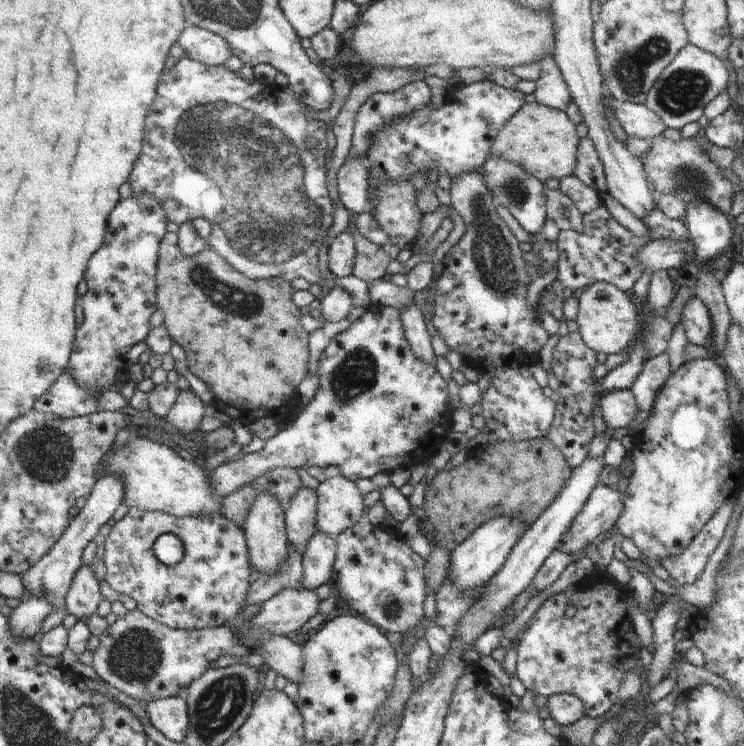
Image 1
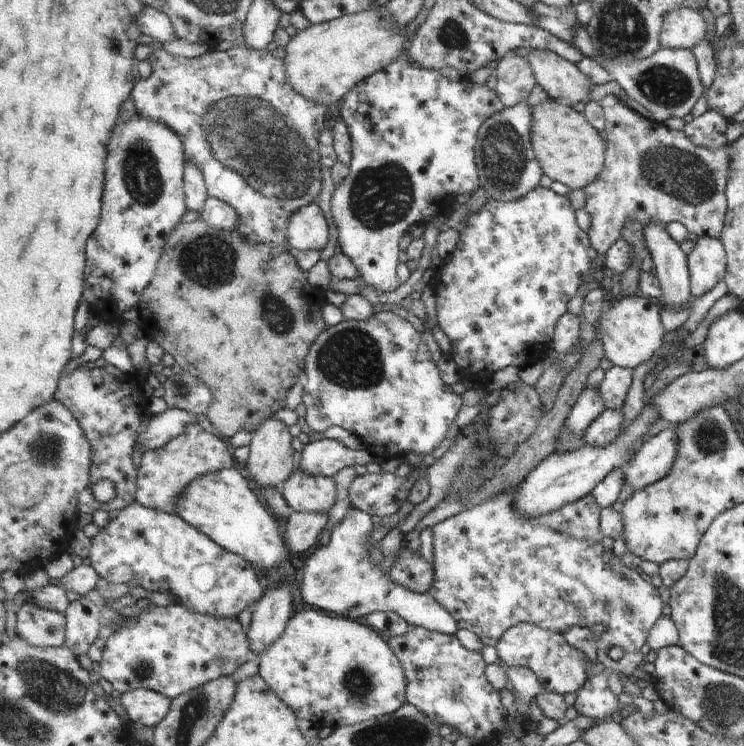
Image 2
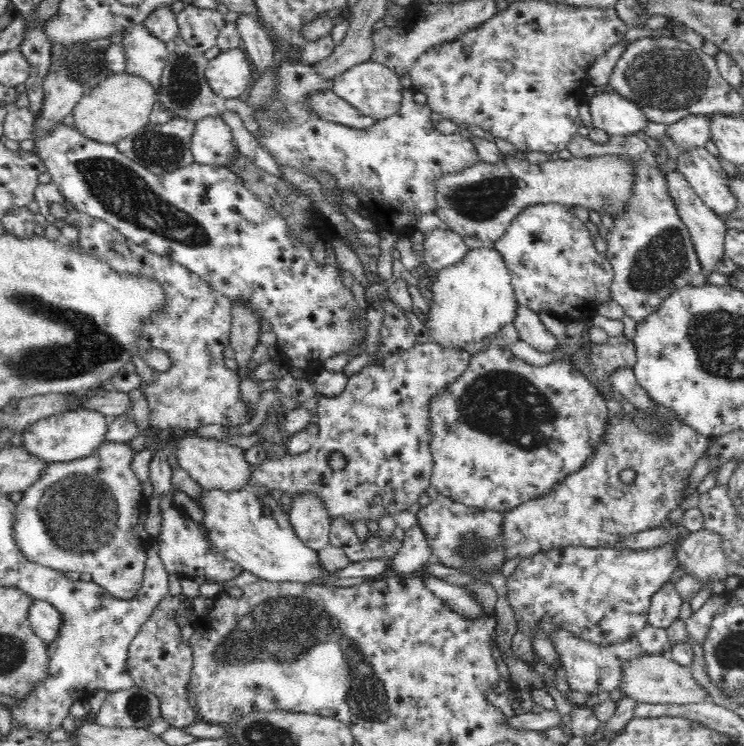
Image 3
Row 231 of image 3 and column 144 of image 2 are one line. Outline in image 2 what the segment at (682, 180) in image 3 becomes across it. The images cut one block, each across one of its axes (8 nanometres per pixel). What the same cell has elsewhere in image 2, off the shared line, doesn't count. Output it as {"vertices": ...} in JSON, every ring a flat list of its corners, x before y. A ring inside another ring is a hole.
{"vertices":[[133,690,121,694,121,706,125,708,129,722,143,724,147,728,157,728,171,712,173,700,157,690]]}

